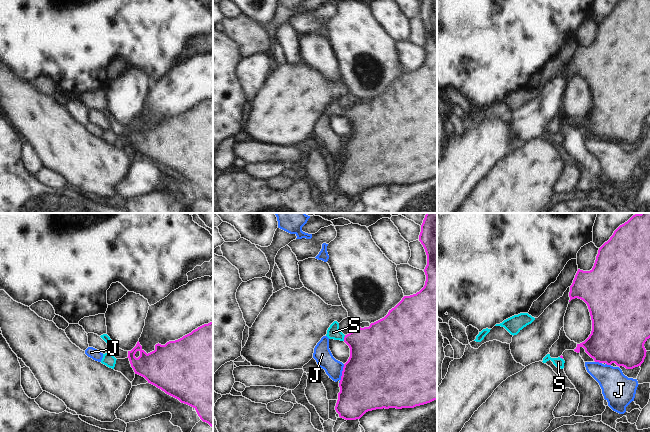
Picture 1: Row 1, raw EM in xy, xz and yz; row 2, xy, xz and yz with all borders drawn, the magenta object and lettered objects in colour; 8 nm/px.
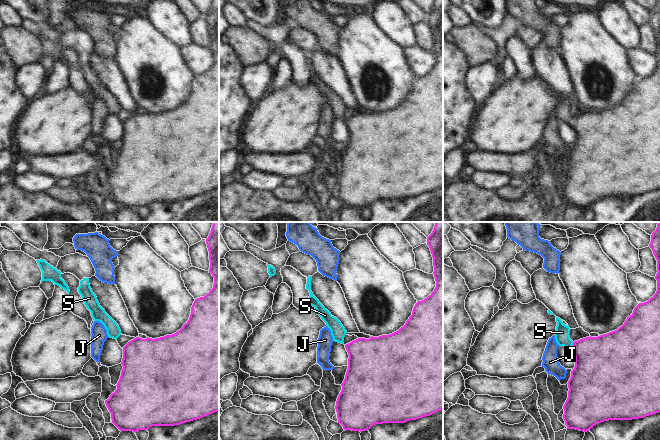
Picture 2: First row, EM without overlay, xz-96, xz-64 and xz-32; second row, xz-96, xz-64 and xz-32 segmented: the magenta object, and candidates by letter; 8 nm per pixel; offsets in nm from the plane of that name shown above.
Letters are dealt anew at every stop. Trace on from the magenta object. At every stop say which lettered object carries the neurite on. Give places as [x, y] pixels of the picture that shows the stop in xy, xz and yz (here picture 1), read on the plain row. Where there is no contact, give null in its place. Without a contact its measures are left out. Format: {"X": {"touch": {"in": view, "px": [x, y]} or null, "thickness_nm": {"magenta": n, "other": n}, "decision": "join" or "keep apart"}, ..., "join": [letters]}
{"J": {"touch": {"in": "xz", "px": [342, 150]}, "thickness_nm": {"magenta": 500, "other": 140}, "decision": "keep apart"}, "S": {"touch": {"in": "xz", "px": [344, 114]}, "thickness_nm": {"magenta": 380, "other": 110}, "decision": "join"}, "join": ["S"]}

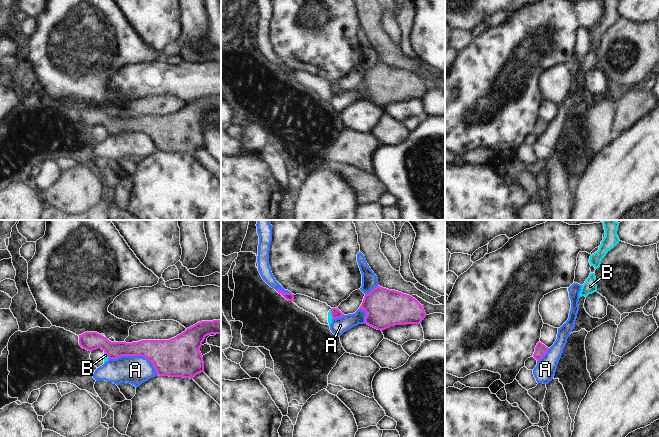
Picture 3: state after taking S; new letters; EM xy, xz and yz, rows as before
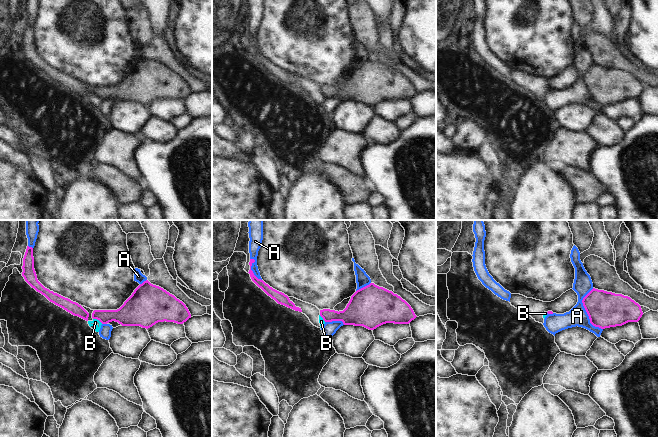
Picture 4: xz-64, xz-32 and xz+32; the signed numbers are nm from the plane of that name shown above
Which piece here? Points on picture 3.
{"A": {"touch": {"in": "xy", "px": [135, 131]}, "thickness_nm": {"magenta": 260, "other": 220}, "decision": "keep apart"}, "B": {"touch": {"in": "xz", "px": [331, 90]}, "thickness_nm": {"magenta": 80, "other": 40}, "decision": "keep apart"}, "join": []}

